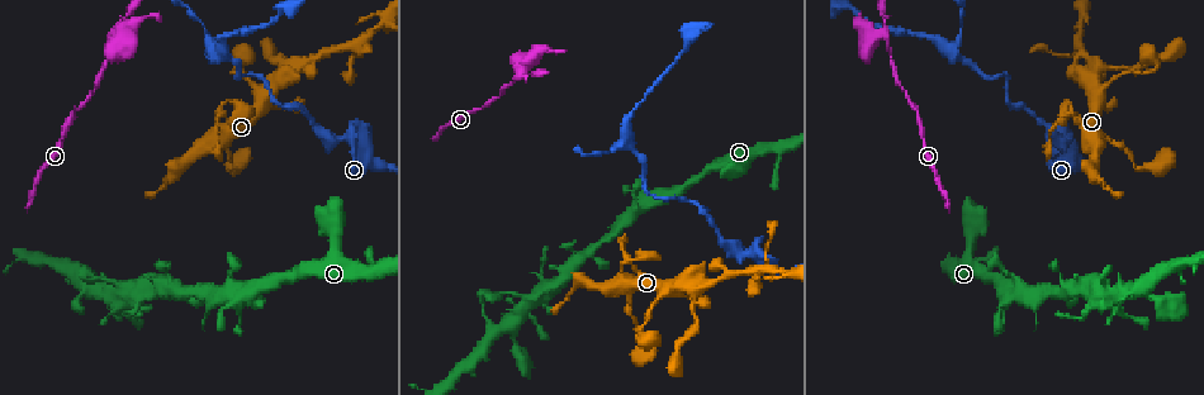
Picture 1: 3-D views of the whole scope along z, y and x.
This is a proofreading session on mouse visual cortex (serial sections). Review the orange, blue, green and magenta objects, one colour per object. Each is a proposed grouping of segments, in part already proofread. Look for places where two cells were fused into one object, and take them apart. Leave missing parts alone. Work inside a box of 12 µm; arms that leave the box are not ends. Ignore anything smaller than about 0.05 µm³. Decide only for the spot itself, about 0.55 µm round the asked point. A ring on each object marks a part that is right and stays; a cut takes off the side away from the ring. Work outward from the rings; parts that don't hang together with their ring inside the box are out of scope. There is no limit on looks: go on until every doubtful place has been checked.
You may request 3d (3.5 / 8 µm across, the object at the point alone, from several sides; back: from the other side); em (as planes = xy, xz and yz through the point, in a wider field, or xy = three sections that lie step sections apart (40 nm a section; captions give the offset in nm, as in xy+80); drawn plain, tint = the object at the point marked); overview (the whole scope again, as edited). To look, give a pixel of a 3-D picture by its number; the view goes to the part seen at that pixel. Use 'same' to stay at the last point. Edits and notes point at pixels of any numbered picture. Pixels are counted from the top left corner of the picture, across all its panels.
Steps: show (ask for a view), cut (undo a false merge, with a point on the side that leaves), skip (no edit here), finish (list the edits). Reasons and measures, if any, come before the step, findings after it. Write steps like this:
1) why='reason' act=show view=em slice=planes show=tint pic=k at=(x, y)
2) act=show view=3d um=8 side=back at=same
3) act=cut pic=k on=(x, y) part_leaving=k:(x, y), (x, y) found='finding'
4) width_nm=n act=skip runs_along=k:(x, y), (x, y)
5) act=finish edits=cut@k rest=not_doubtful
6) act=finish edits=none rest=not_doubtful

act=show view=3d um=3.5 pic=1 at=(951, 51)

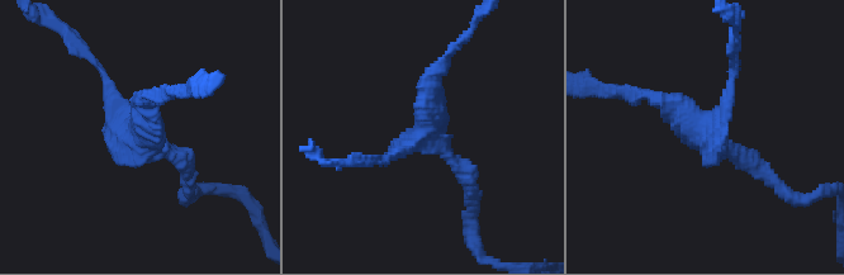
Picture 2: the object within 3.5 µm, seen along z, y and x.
act=skip runs_along=2:(766, 174), (639, 95) found='all the same cell'

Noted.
why='sharp bend' act=show view=em slice=planes show=tint pic=1 at=(1066, 103)

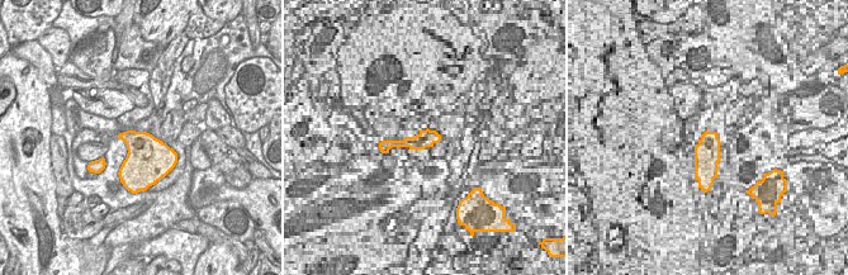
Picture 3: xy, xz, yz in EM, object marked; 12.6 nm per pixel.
act=show view=3d um=3.5 at=same

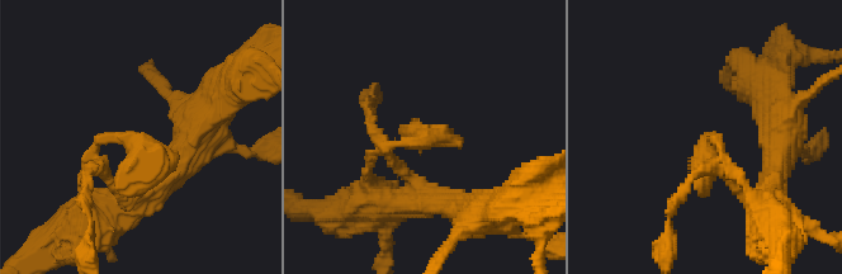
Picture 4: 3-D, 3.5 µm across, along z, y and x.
act=skip runs_along=4:(398, 168), (379, 151), (422, 138), (402, 130) found='continuous, no second cell'

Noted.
why='arms part here' act=show view=3d um=3.5 pic=1 at=(760, 270)

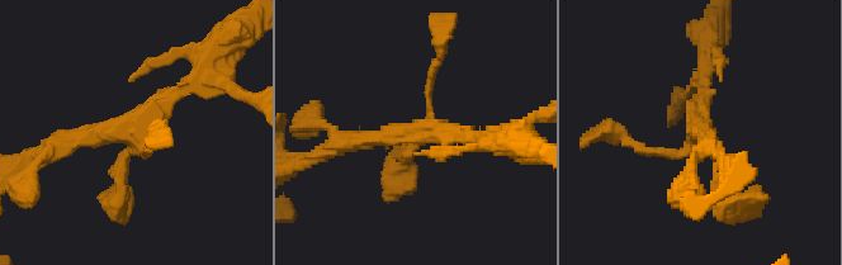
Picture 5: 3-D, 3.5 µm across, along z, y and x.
why='now the EM' act=show view=em slice=xy step=5 show=tint pic=5 at=(125, 126)

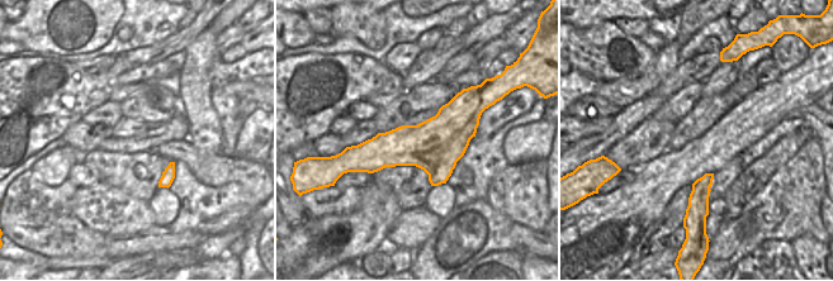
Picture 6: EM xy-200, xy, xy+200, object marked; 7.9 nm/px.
act=skip runs_along=5:(47, 151), (129, 127), (195, 76) found='all the same cell'

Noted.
act=finish edits=none rest=not_doubtful

